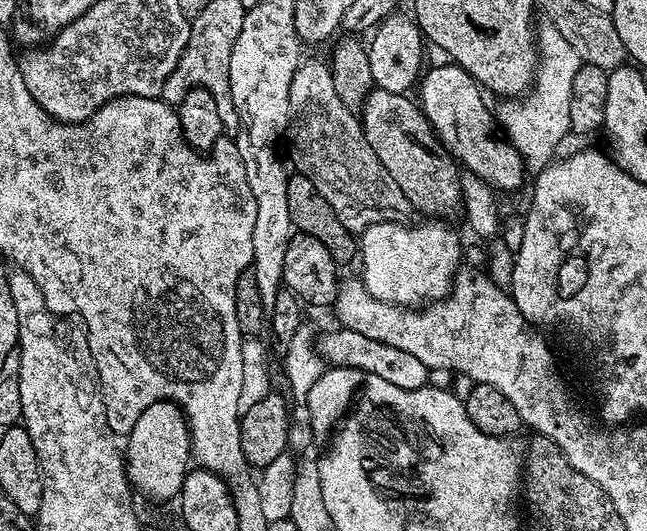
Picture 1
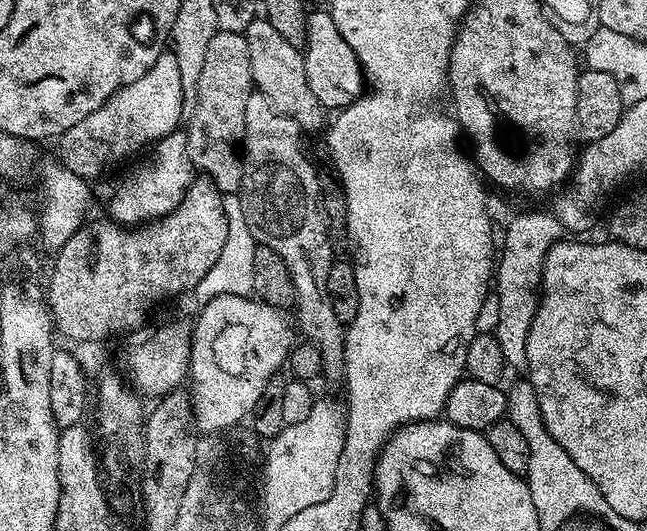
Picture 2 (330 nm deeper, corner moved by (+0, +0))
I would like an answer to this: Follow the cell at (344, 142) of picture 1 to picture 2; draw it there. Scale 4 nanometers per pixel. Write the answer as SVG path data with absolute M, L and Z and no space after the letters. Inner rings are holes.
M263 18L252 20L243 34L246 46L250 46L250 70L255 91L266 94L273 106L296 122L305 133L318 131L324 124L326 110L318 98L314 98L306 82L301 49L282 39L278 30L274 30L274 26L270 26L270 22Z

